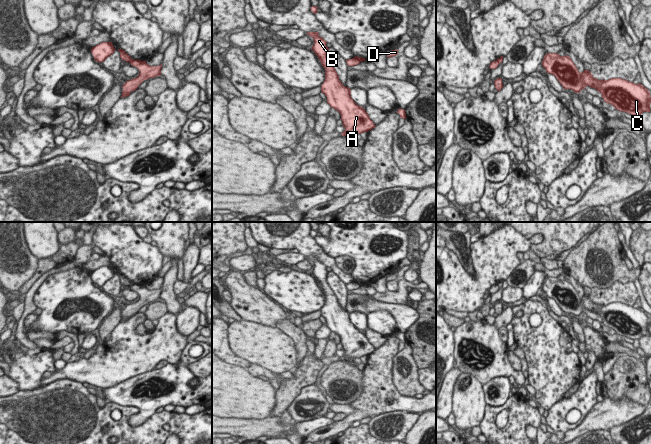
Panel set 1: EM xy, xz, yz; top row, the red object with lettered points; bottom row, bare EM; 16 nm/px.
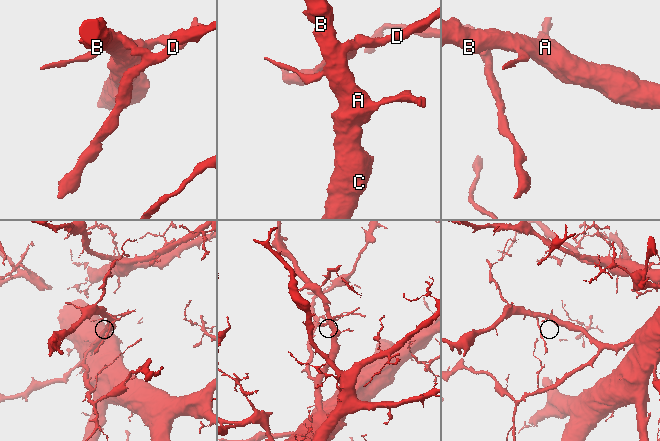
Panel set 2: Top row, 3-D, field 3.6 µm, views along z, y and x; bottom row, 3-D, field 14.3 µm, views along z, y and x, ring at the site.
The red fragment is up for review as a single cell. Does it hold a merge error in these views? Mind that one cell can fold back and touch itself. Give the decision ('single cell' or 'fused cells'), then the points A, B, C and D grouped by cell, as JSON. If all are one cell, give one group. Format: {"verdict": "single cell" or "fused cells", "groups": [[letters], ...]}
{"verdict": "fused cells", "groups": [["A", "B", "C"], ["D"]]}

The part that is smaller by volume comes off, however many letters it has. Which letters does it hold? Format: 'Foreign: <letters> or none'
Foreign: D

